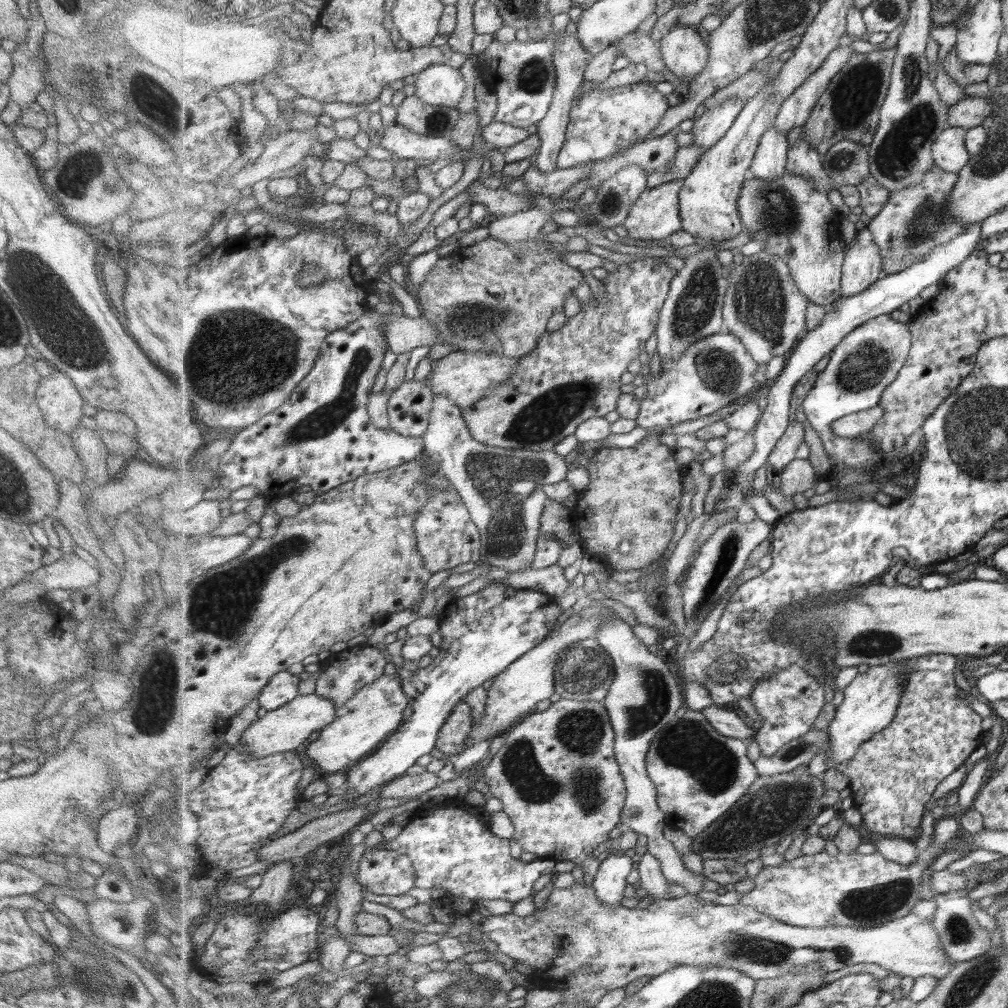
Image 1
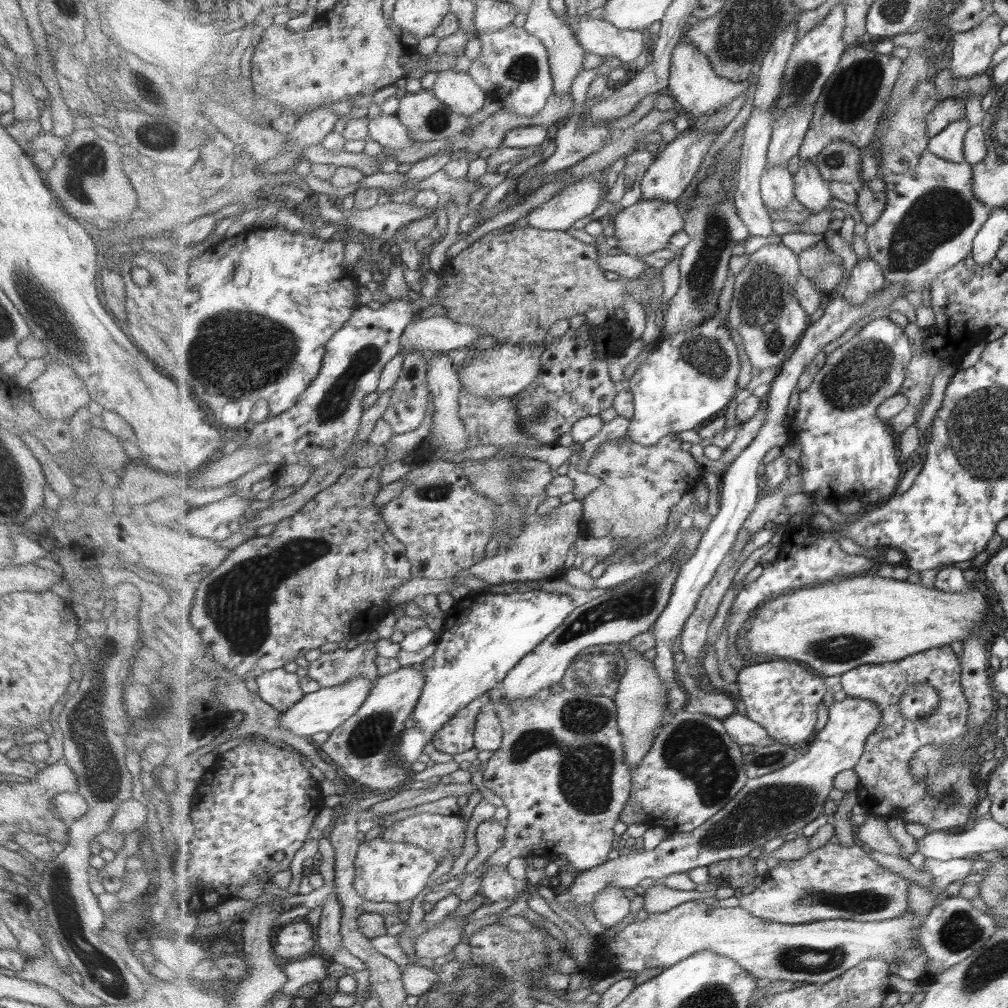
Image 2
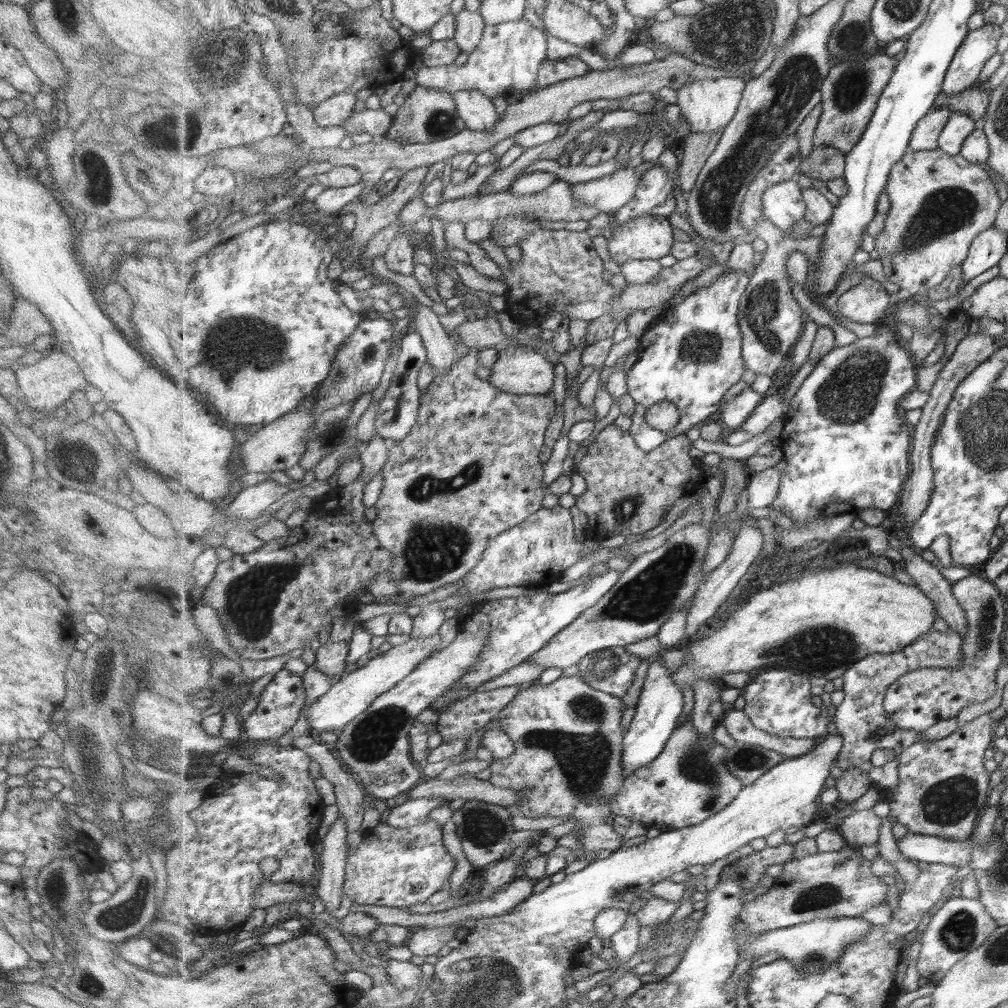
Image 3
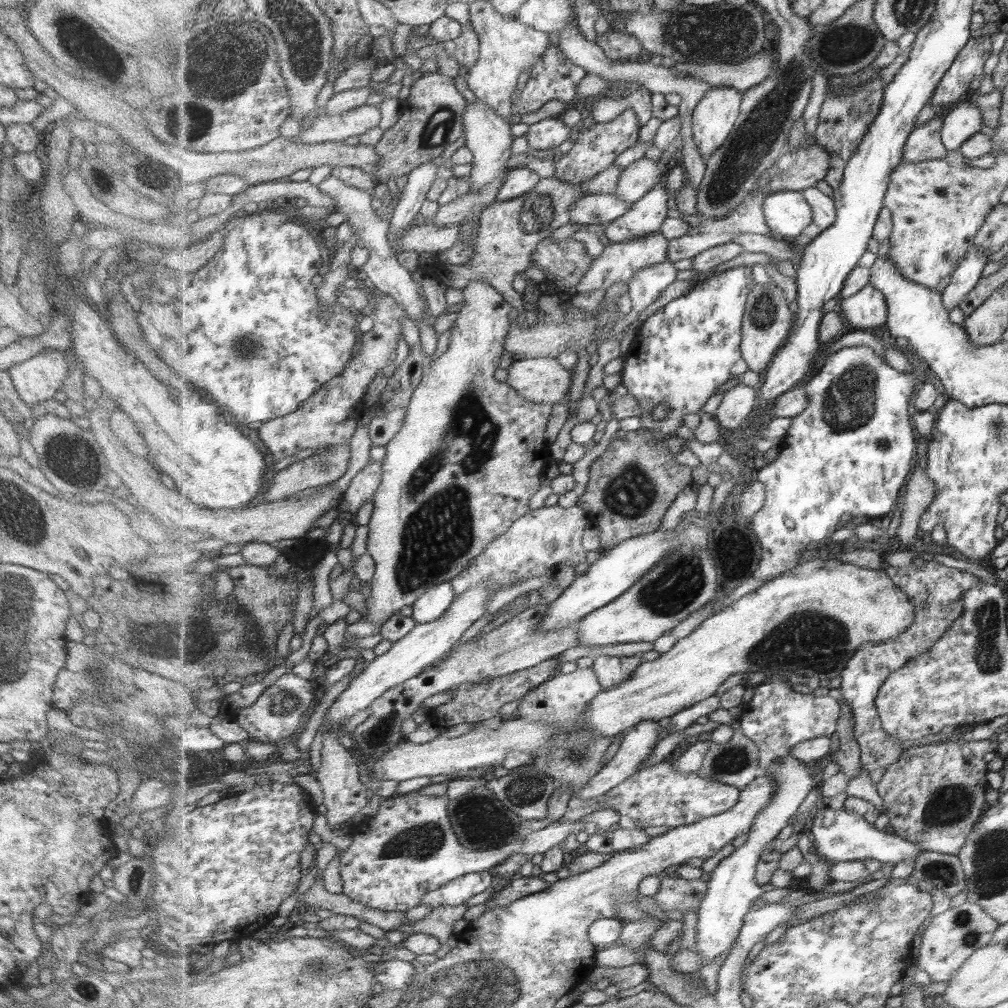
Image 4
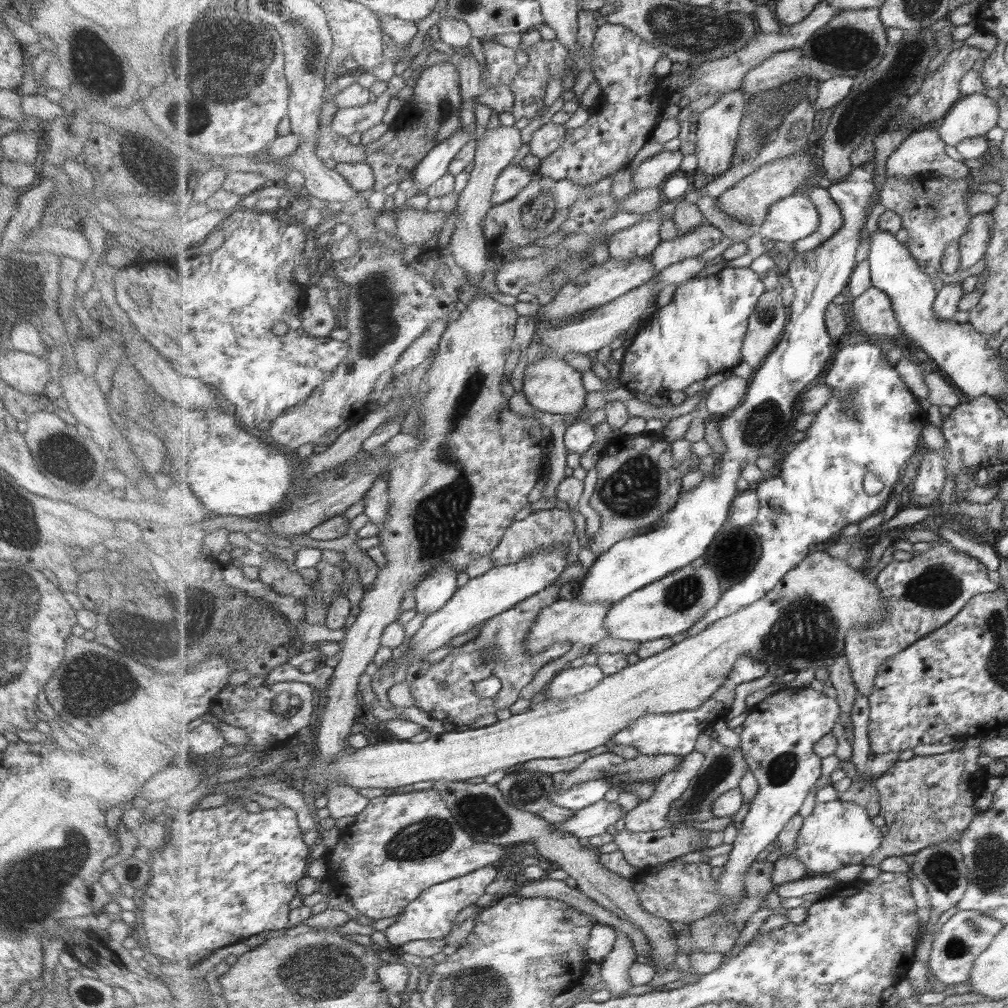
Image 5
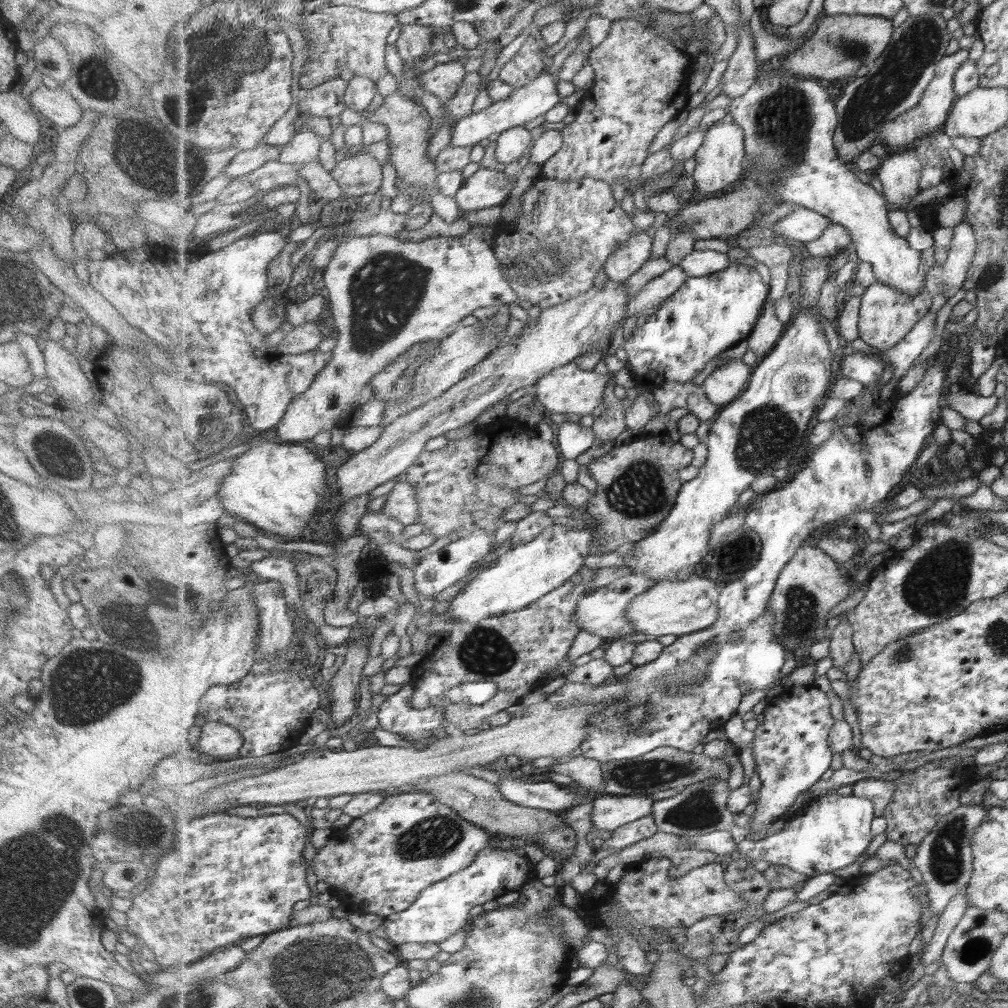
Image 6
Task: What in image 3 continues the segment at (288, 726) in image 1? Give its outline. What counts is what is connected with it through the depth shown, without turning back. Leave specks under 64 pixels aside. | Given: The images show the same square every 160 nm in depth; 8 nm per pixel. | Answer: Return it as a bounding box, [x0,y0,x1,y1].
[306,633,439,733]

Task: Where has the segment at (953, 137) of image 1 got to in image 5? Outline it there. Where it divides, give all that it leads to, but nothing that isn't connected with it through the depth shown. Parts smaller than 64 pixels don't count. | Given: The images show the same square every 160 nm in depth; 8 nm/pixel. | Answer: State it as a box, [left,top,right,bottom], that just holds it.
[938,93,999,147]

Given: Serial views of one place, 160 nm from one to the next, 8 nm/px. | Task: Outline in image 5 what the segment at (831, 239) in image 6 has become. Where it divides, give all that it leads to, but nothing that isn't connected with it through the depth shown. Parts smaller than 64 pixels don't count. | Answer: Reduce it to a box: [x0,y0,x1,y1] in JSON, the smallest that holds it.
[795,185,845,254]

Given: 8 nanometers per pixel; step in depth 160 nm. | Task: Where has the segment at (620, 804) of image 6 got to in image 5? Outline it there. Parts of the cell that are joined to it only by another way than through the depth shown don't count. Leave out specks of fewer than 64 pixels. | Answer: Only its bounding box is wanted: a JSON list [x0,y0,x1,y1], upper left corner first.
[554,799,625,838]

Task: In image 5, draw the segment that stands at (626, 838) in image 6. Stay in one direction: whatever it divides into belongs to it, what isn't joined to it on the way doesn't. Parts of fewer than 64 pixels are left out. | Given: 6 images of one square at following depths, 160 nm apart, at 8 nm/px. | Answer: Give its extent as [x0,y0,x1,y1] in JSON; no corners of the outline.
[625,750,705,832]

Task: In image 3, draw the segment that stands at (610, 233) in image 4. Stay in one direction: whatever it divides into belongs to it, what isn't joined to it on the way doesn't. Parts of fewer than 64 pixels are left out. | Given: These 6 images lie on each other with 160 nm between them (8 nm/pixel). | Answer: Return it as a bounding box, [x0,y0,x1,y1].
[615,164,676,225]

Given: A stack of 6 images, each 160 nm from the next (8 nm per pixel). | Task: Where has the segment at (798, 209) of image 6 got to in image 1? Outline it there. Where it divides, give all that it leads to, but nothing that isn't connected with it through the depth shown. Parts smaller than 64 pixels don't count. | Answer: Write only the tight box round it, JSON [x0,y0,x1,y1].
[749,127,789,182]

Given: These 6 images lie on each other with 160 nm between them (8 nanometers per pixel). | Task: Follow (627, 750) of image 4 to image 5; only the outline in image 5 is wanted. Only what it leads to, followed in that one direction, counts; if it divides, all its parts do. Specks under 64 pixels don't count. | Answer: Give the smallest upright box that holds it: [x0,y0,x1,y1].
[552,779,611,811]

